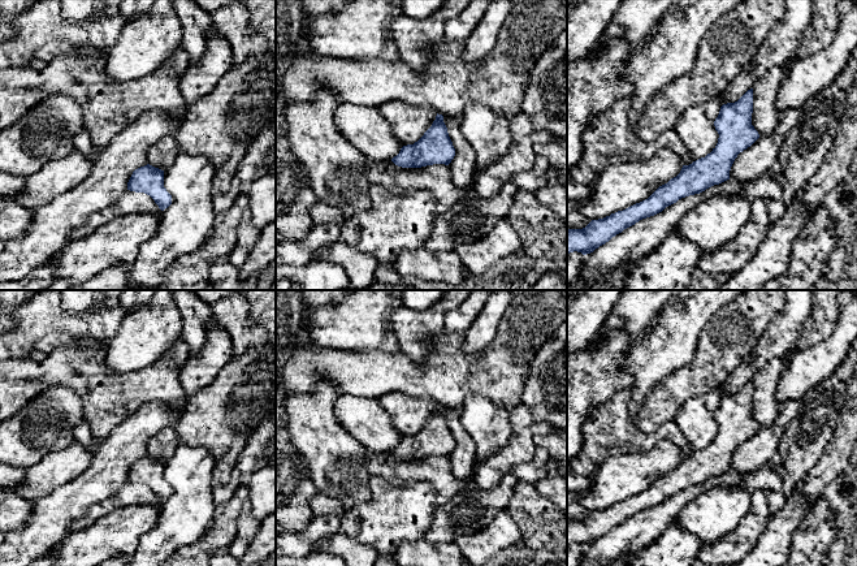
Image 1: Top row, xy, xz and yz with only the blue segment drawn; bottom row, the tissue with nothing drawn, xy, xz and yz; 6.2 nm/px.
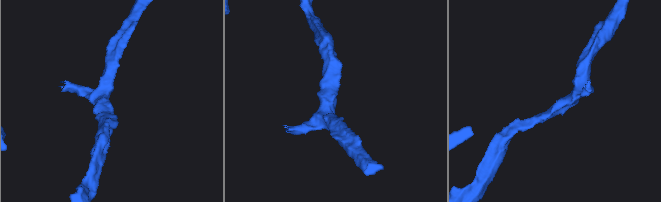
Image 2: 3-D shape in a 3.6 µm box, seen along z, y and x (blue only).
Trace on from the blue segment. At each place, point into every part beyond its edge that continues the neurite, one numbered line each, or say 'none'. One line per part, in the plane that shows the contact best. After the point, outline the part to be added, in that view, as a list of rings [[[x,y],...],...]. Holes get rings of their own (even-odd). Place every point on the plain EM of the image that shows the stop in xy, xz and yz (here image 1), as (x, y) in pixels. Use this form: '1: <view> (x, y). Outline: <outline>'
none

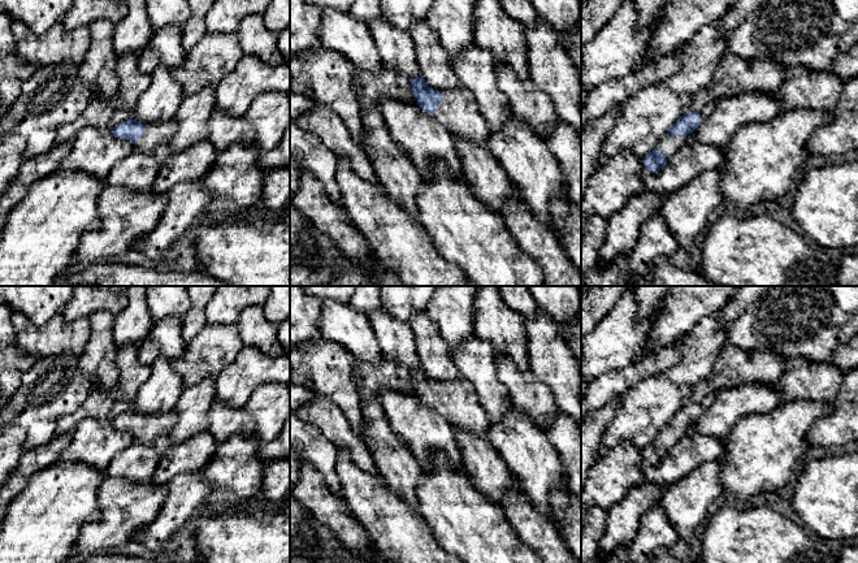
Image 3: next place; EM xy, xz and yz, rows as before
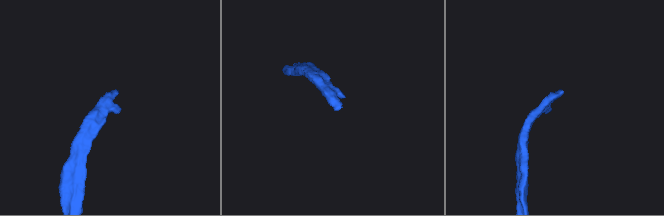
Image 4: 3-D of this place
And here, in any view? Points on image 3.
1: yz (668, 437). Outline: [[[699,403],[699,406],[702,408],[702,415],[703,415],[707,408],[702,403]],[[701,416],[696,419],[692,425],[681,425],[676,428],[663,428],[663,430],[658,434],[656,438],[662,442],[662,445],[667,450],[670,450],[676,442],[679,442],[684,436],[689,433],[692,426],[701,419]]]

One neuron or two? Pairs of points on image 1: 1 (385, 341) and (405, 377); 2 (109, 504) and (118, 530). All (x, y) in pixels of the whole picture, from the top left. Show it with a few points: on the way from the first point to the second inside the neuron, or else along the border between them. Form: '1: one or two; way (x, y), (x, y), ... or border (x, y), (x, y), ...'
1: two; border (362, 349), (399, 353)
2: two; border (142, 505), (120, 506), (99, 517), (86, 527)

